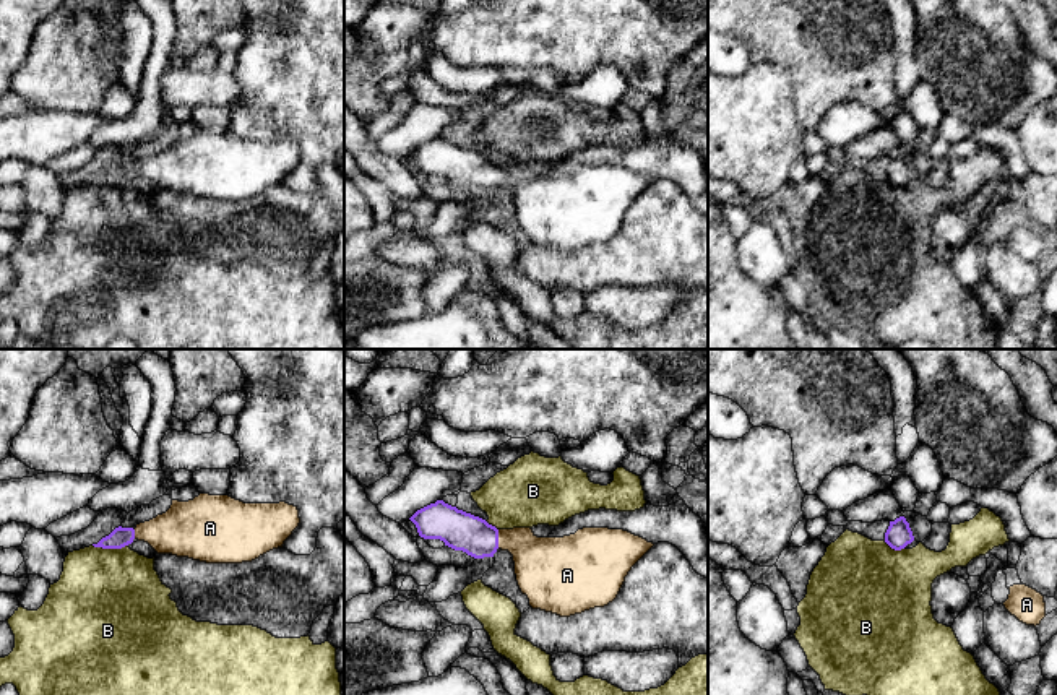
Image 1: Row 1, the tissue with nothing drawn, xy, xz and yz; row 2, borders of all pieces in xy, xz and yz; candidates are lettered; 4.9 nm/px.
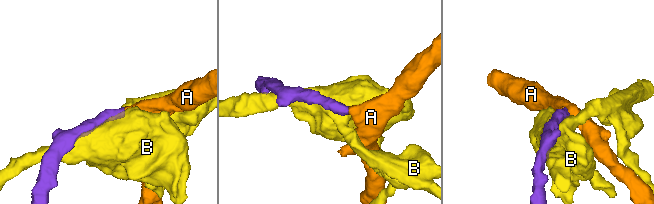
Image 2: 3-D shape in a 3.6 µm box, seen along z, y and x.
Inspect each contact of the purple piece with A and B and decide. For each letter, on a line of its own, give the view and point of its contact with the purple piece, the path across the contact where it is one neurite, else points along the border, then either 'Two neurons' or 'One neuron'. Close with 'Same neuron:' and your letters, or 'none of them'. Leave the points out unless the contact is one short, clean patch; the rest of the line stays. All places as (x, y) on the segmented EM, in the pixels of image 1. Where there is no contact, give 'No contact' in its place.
A: Touches purple at xz (497, 539). One neuron
B: Touches purple at xy (111, 548). Two neurons
Same neuron: A

